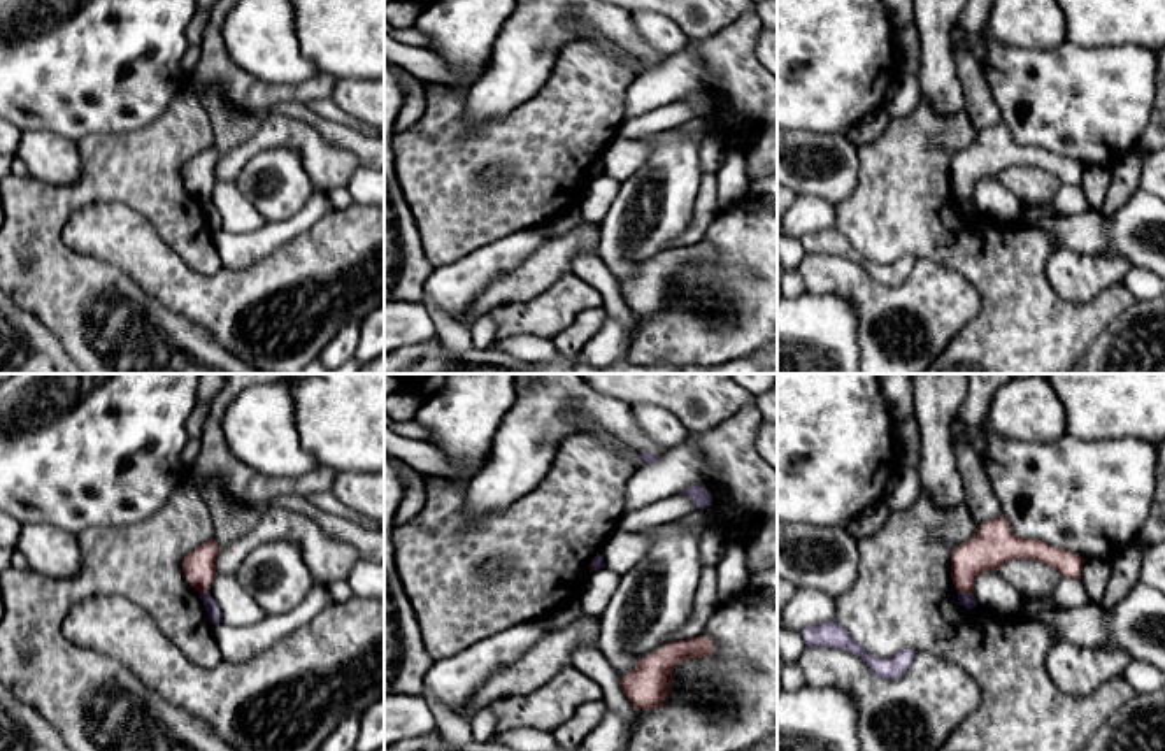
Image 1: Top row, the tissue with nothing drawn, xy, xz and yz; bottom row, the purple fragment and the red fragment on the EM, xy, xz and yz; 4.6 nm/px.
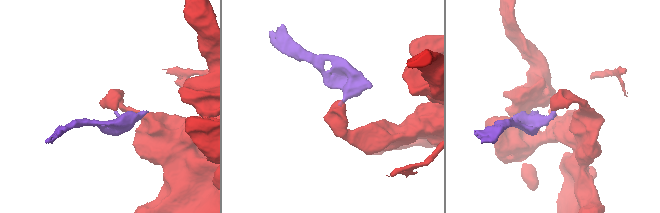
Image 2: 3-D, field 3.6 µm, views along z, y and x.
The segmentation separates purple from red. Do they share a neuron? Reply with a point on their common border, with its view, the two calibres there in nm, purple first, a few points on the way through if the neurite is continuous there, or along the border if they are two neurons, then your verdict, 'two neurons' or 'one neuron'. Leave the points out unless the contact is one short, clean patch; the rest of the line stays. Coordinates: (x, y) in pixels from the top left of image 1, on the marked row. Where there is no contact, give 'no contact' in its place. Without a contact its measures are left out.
contact yz (965, 593); calibres 70 and 190 nm; border yz (958, 592), (971, 593); two neurons

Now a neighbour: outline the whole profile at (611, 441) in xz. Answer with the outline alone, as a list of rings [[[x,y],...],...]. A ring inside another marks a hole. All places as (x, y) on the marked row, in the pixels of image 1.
[[[577,409],[568,412],[568,419],[572,423],[579,425],[579,433],[586,433],[586,435],[593,435],[593,437],[600,439],[609,449],[623,454],[635,467],[644,465],[644,458],[639,449],[621,442],[614,433],[611,433],[604,426],[600,426],[590,419],[584,419]]]

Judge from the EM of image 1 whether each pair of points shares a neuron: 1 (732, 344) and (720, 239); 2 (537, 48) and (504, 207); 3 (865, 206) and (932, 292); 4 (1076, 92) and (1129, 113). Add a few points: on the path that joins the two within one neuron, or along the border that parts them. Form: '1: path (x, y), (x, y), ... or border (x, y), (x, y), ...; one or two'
1: path (743, 318), (744, 265); one
2: border (553, 67), (548, 79), (530, 97), (492, 121); two
3: border (918, 257), (937, 260), (957, 272); two
4: path (1088, 104), (1106, 104), (1116, 109); one

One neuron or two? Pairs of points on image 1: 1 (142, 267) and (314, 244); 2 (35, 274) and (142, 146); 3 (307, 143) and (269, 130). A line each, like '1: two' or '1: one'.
1: one
2: one
3: one

